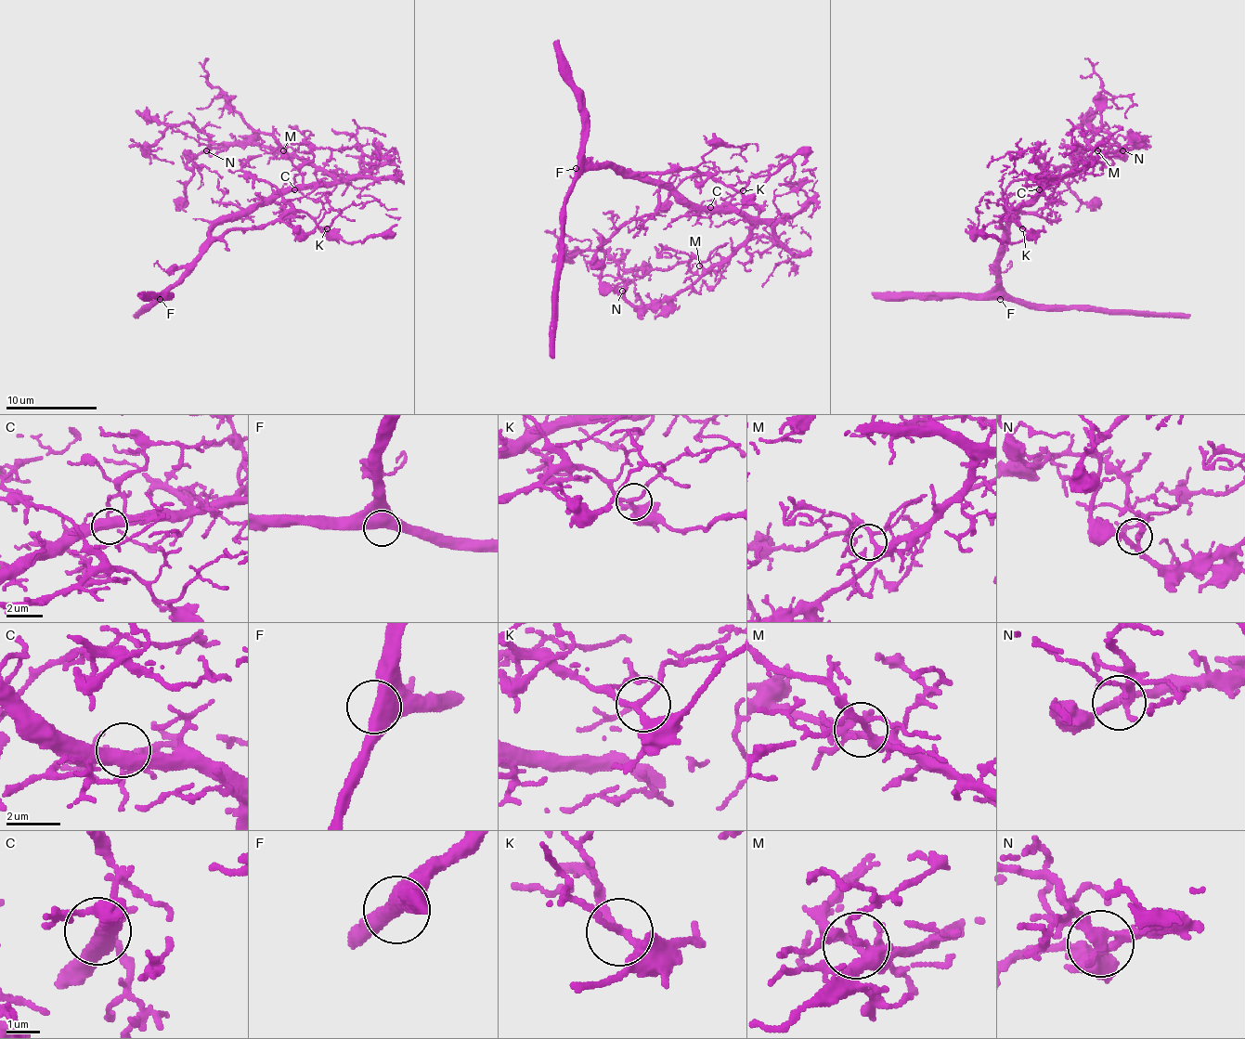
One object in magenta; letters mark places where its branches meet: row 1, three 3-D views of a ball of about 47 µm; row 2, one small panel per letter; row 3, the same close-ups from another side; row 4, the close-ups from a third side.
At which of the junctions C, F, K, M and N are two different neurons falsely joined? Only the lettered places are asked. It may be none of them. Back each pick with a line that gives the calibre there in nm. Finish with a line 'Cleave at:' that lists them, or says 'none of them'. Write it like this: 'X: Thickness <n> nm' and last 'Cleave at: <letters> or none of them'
Cleave at: none of them

